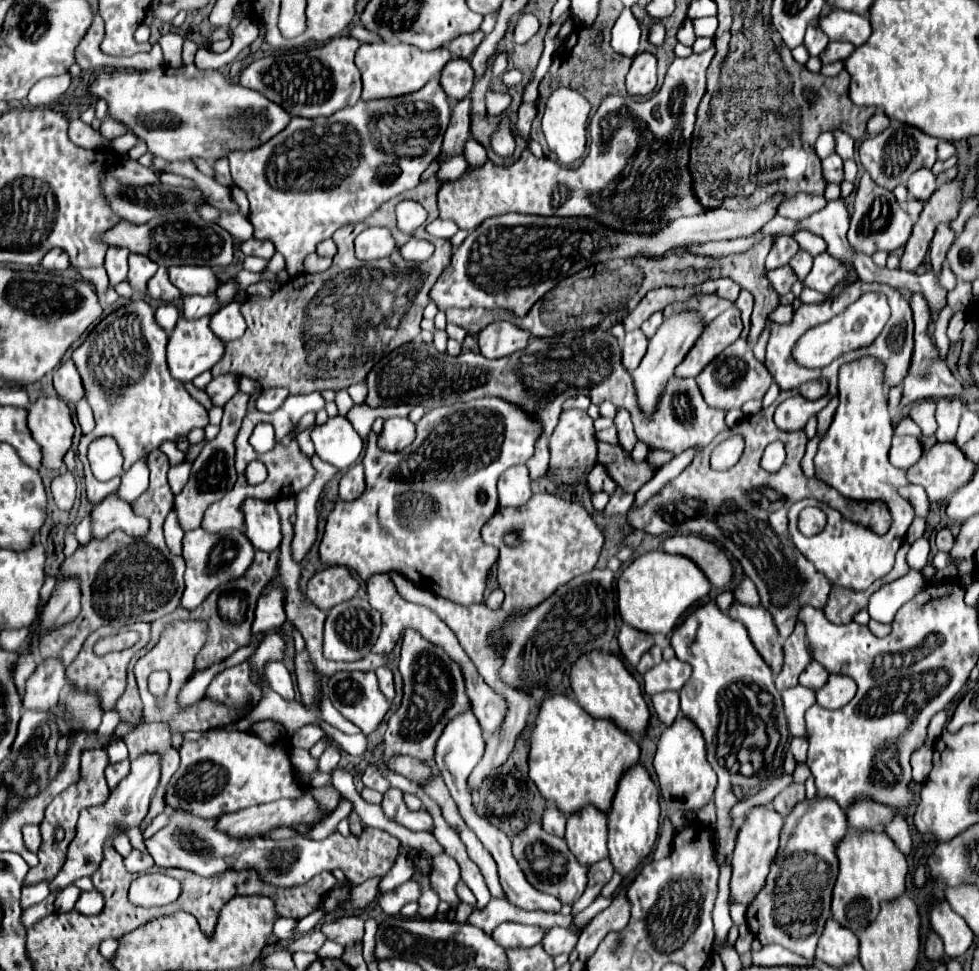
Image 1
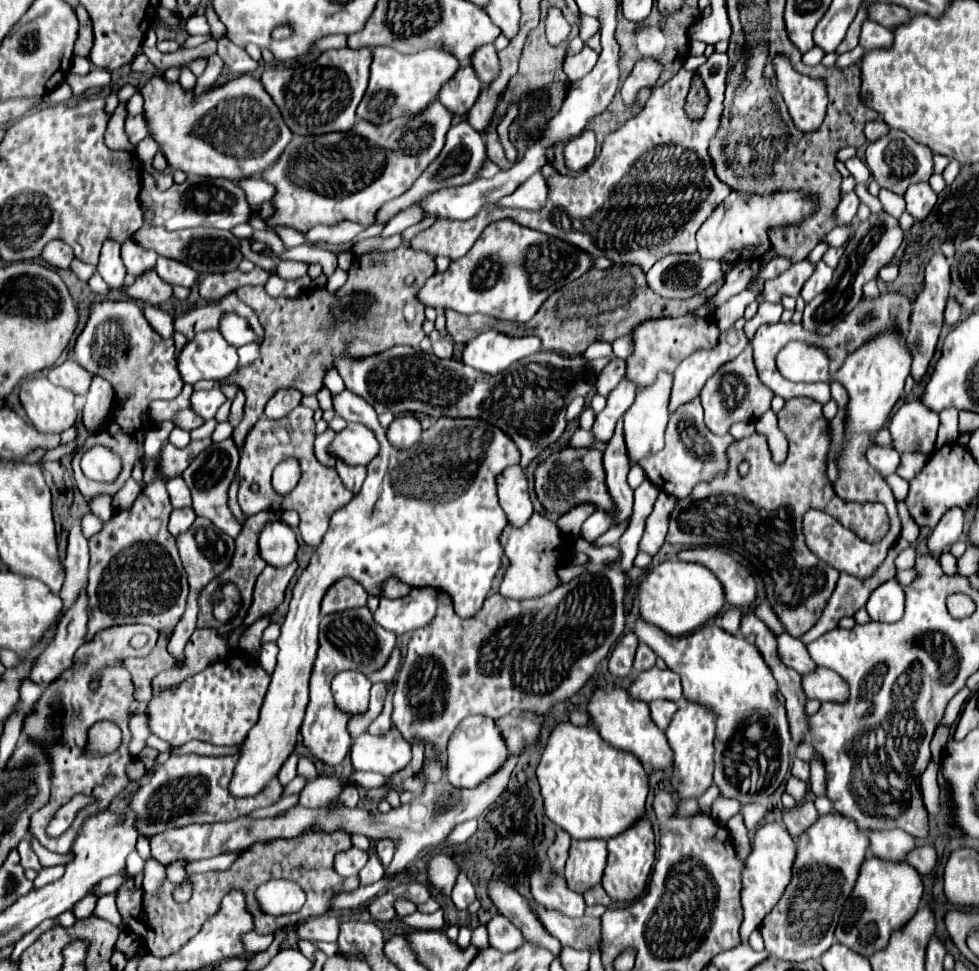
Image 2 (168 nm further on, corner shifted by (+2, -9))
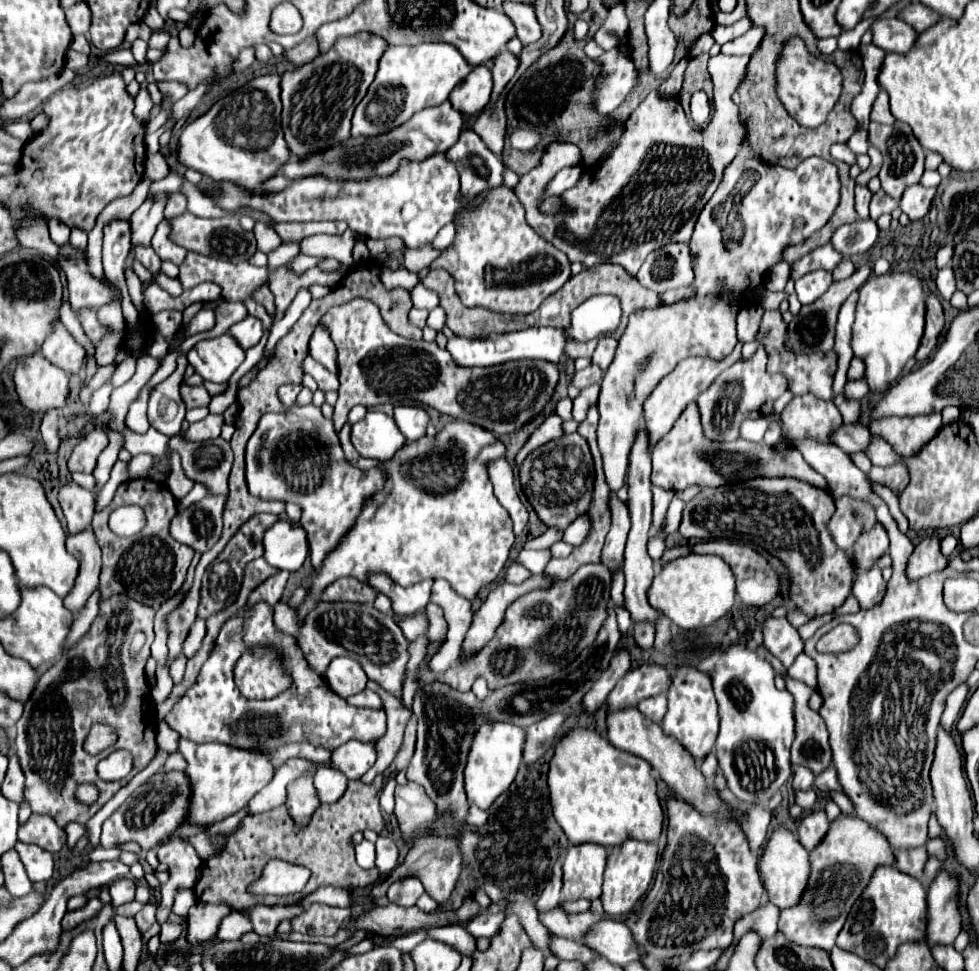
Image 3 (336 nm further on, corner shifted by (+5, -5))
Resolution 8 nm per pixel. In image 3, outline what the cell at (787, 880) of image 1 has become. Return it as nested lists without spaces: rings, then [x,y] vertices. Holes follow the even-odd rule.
[[[840,814],[830,822],[828,834],[816,850],[810,852],[810,878],[800,902],[788,910],[780,910],[778,932],[796,946],[816,946],[820,950],[832,950],[836,936],[854,904],[862,894],[876,866],[894,866],[894,850],[886,838],[870,828],[864,820],[852,814]]]

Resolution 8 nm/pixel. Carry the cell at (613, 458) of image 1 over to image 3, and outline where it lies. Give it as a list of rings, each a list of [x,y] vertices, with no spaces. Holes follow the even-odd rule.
[[[578,432],[566,434],[562,440],[556,442],[572,442],[572,444],[566,448],[562,456],[552,454],[552,442],[534,450],[520,466],[520,484],[530,504],[534,506],[538,518],[546,526],[564,530],[572,520],[576,520],[588,510],[592,502],[592,490],[594,490],[594,470],[592,470],[588,444]]]

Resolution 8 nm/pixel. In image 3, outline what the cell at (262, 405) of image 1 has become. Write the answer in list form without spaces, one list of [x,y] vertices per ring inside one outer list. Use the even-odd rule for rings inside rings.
[[[284,384],[284,386],[280,386],[280,390],[278,390],[278,398],[280,398],[280,402],[282,402],[286,408],[290,408],[292,404],[286,404],[286,400],[294,400],[294,402],[296,402],[296,396],[298,396],[300,390],[302,390],[302,386]]]

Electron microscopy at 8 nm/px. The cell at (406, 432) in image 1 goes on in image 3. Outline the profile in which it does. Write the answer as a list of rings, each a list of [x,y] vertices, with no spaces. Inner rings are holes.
[[[396,406],[394,408],[394,422],[406,440],[418,440],[420,436],[424,436],[428,420],[430,420],[428,412],[420,406]]]

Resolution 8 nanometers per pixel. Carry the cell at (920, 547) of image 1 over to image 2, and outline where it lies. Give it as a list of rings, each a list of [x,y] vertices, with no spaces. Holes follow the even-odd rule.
[[[909,546],[906,550],[903,550],[897,556],[895,560],[896,568],[911,568],[913,566],[913,562],[915,562],[915,548],[913,546]]]

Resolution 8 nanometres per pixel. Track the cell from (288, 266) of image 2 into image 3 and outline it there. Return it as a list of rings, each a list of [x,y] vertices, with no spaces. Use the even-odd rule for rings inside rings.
[[[348,228],[340,236],[318,234],[318,236],[304,238],[300,246],[302,246],[302,254],[306,254],[306,256],[318,256],[318,258],[332,256],[338,262],[342,262],[346,266],[352,266],[354,264],[354,260],[352,260],[352,248],[358,242],[364,242],[364,236]]]

